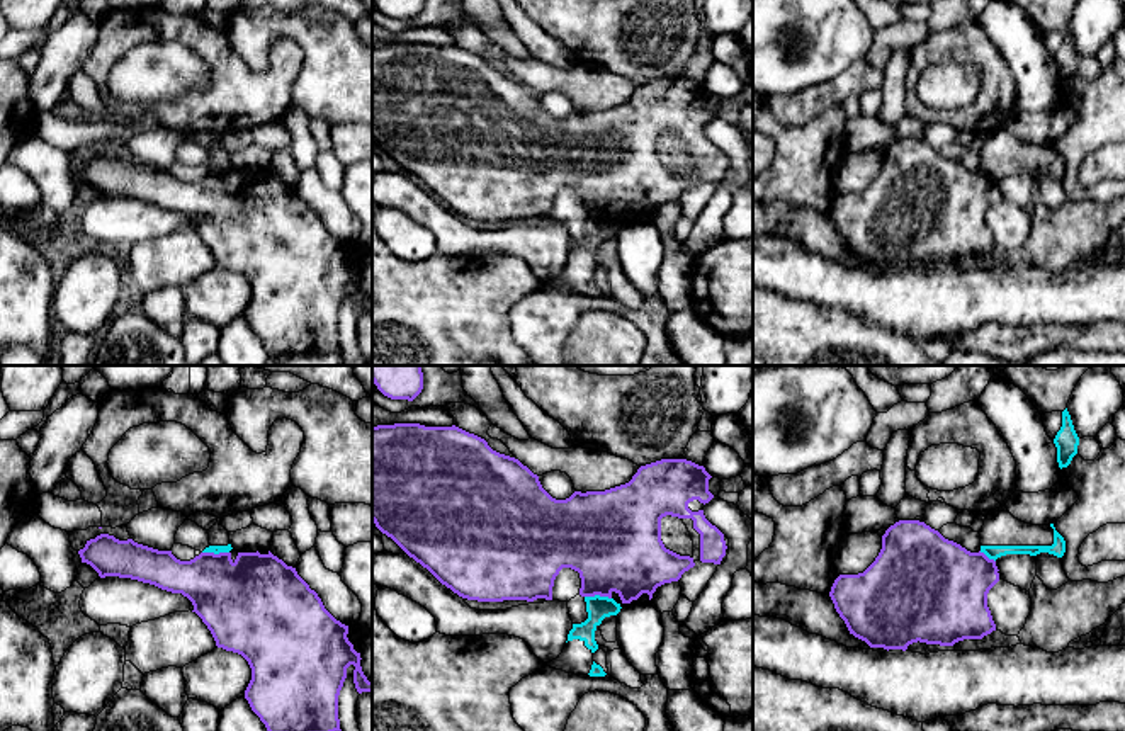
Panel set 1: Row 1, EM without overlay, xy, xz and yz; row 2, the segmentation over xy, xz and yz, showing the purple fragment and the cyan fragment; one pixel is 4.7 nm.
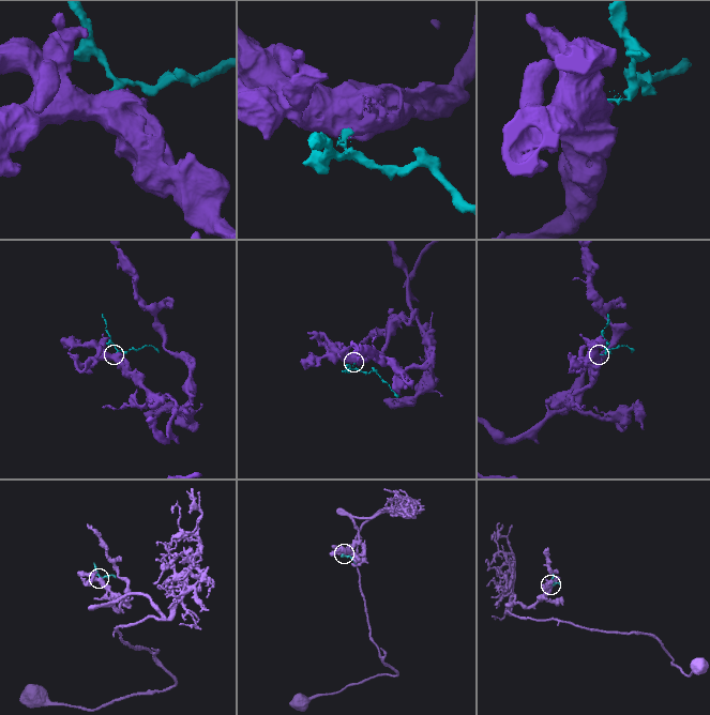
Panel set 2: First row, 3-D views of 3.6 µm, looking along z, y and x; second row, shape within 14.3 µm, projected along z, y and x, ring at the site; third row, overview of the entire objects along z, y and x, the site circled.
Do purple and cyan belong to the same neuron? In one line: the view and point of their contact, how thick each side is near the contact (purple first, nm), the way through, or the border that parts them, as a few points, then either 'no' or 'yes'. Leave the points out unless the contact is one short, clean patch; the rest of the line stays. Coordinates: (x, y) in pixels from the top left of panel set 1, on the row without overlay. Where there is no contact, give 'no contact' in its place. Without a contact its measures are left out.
meets purple in xy at (216, 174); 380 nm thick on the purple side, 50 nm on the other; border along xy (203, 170), (228, 172); no

